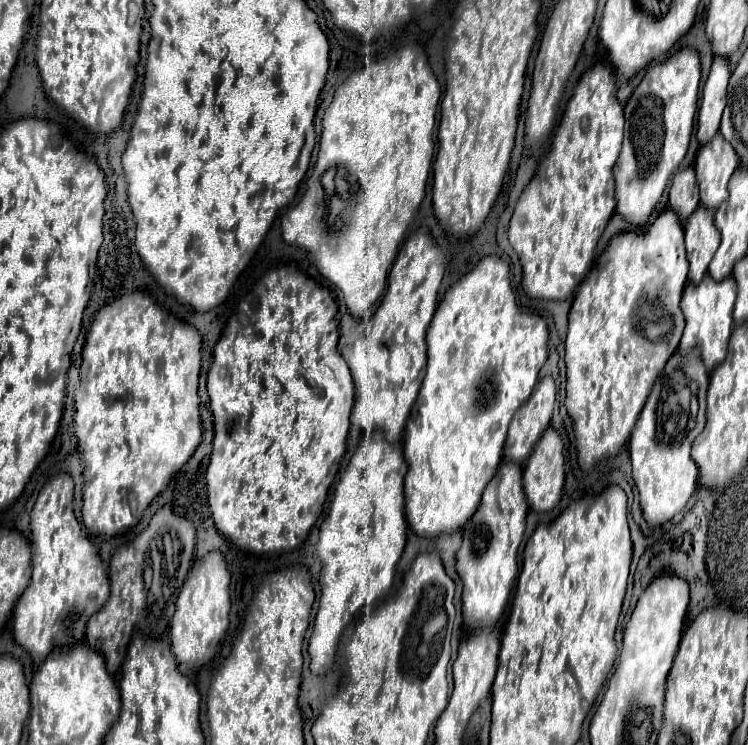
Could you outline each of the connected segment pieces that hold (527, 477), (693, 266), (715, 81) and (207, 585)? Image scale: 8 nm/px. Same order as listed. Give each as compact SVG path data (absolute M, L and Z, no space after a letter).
M548 427L524 467L524 493L530 509L550 511L558 505L564 487L564 455L560 435Z
M700 205L692 217L684 223L684 239L686 239L686 253L690 261L690 283L700 283L700 279L708 271L708 263L712 261L718 245L720 233L714 225L714 211Z
M714 57L712 71L708 75L708 81L702 91L702 103L698 111L698 141L704 145L708 143L720 129L722 111L728 101L728 79L730 79L730 67L728 61Z
M218 551L210 553L206 559L196 559L184 587L176 599L176 613L170 625L172 653L180 667L180 673L194 675L202 665L206 665L222 637L228 629L228 611L230 611L230 573L226 561Z

